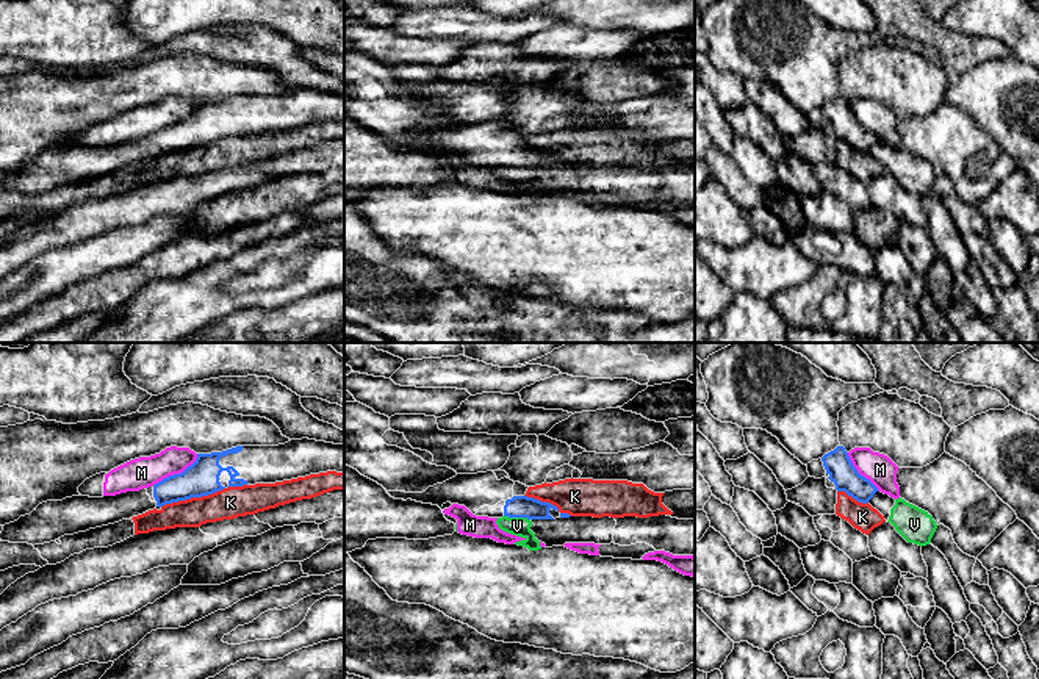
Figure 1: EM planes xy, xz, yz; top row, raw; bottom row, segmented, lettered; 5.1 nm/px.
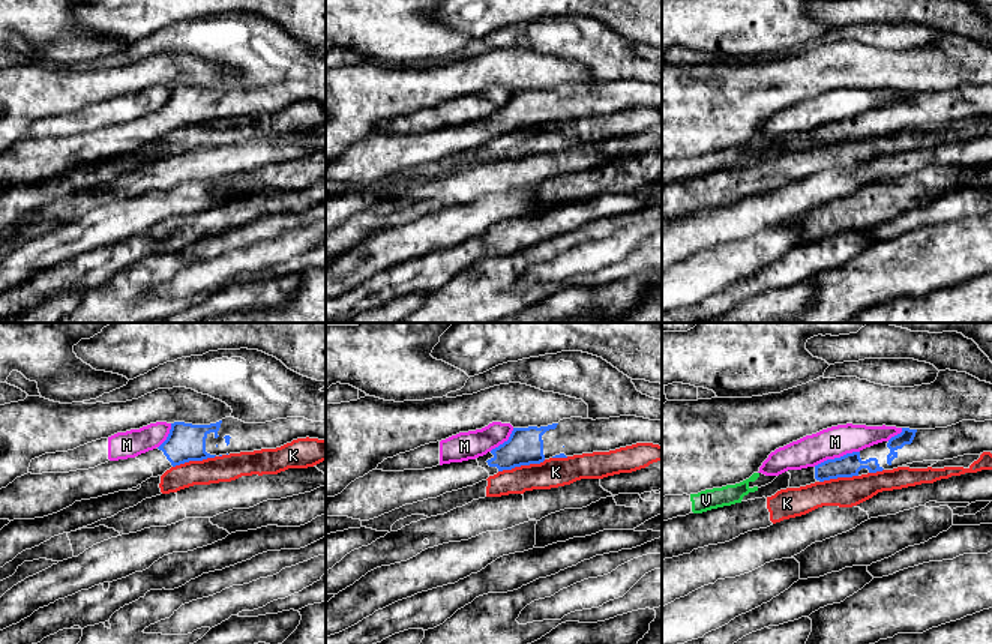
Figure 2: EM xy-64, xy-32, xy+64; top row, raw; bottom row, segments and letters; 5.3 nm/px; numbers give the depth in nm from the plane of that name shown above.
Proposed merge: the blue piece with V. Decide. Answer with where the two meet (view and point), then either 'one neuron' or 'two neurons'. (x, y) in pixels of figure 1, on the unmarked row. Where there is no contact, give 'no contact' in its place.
contact xz (517, 166); two neurons

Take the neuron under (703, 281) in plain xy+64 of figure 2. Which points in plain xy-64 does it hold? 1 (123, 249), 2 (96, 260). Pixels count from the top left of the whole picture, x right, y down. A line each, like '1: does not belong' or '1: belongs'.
1: does not belong
2: does not belong

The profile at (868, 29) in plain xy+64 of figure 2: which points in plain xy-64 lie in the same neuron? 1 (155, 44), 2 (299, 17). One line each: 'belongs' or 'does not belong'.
1: belongs
2: does not belong

